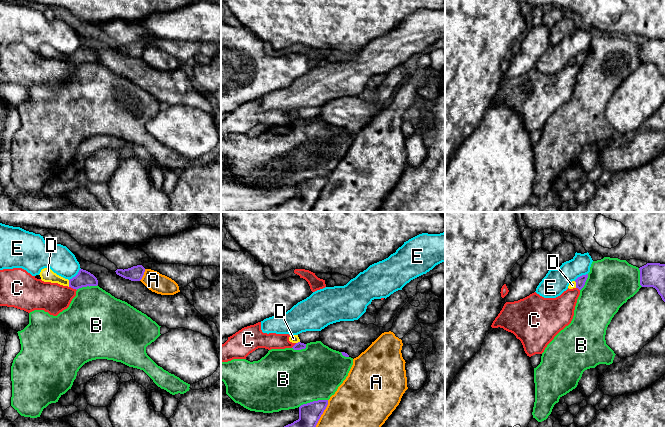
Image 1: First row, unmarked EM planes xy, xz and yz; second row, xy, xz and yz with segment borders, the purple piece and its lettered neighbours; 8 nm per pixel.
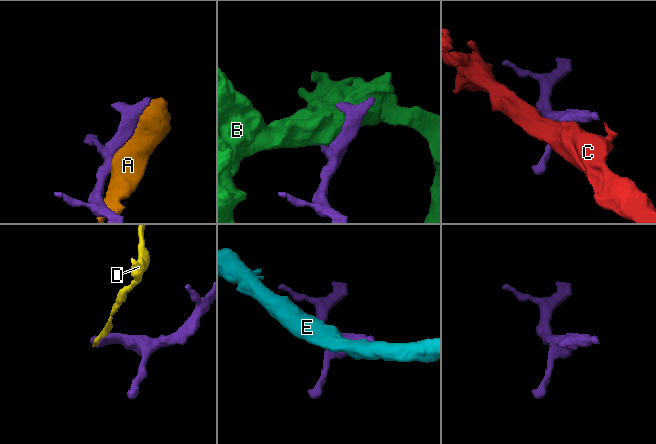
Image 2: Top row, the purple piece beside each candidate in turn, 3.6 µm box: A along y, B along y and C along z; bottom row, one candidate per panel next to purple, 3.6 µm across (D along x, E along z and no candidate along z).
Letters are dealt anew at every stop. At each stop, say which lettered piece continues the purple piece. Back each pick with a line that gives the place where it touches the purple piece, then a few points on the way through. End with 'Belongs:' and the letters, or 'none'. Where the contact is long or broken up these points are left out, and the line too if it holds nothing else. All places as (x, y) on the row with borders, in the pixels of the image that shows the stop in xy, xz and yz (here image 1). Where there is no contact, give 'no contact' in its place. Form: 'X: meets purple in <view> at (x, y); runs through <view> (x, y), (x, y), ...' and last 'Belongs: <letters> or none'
Belongs: none

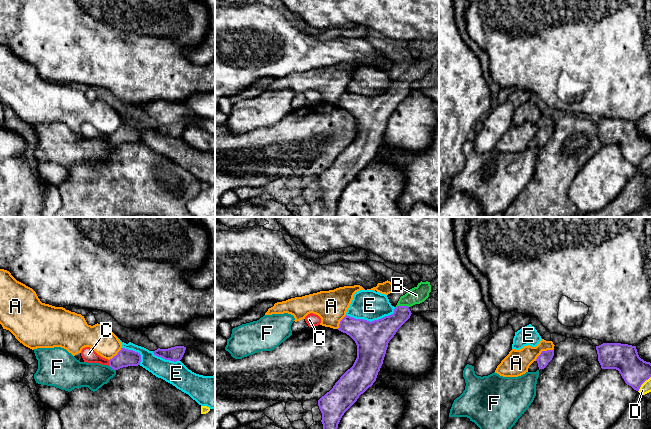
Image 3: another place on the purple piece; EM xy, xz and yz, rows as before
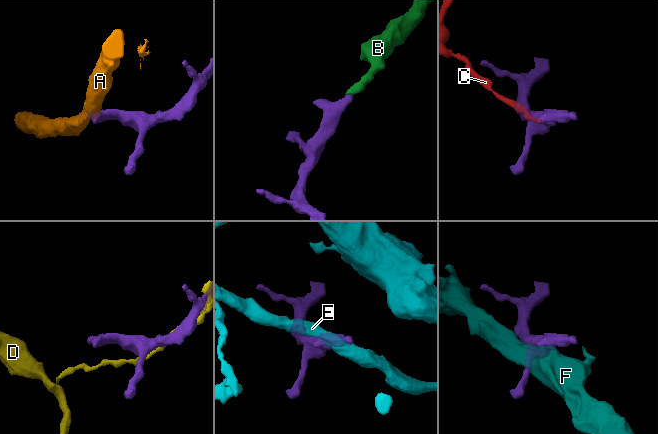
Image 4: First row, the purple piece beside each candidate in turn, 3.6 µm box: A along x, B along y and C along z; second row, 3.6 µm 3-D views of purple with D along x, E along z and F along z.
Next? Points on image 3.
B: meets purple in xz at (402, 306); runs through xz (382, 330), (402, 311), (402, 306), (416, 295)
Belongs: B

